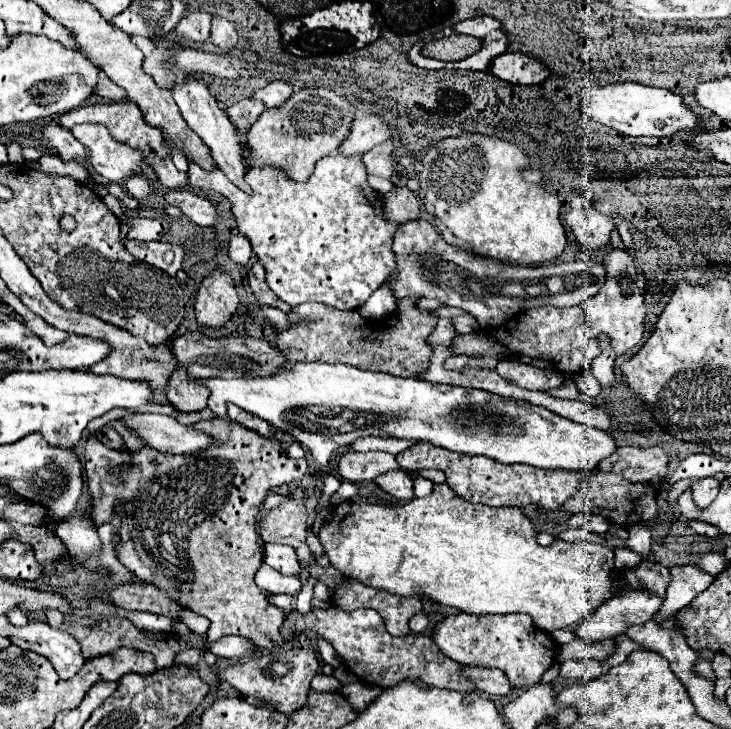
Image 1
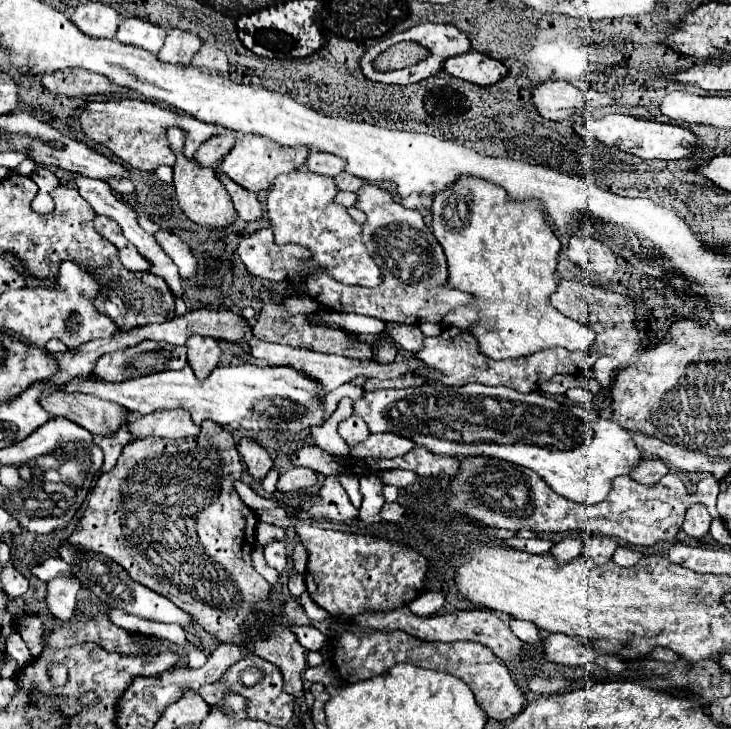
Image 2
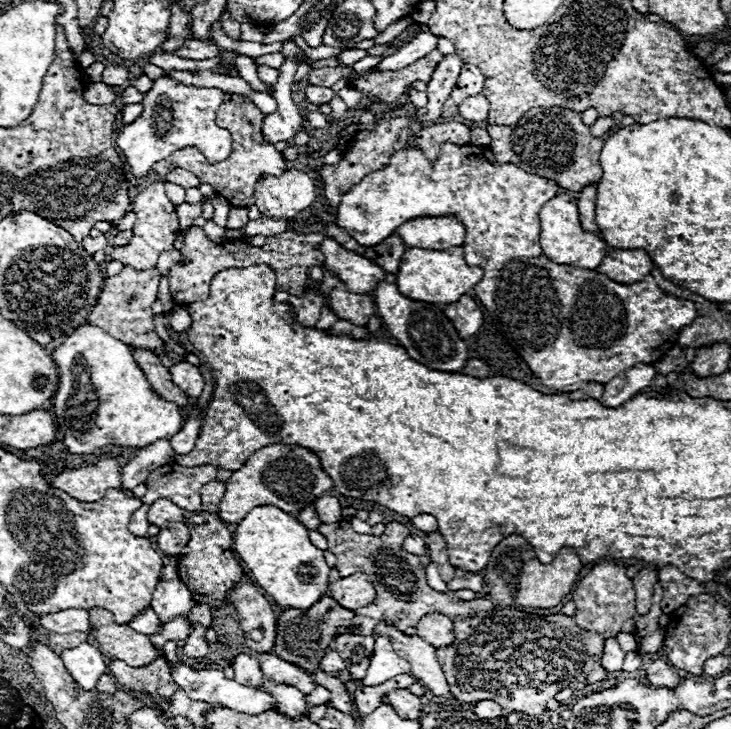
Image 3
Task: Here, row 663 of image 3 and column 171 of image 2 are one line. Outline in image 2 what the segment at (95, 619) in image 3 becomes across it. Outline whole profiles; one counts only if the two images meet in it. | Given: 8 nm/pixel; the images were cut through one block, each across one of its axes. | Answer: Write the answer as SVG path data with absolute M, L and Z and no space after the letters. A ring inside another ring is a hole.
M170 126L166 128L166 138L170 142L172 152L176 154L176 164L174 164L174 188L176 188L176 200L180 204L180 208L184 210L184 214L202 226L208 228L220 228L220 226L228 226L236 222L236 212L230 200L230 194L226 192L226 188L220 184L220 180L216 178L212 168L204 168L200 166L194 158L188 158L184 154L184 142L186 142L186 132L182 128Z

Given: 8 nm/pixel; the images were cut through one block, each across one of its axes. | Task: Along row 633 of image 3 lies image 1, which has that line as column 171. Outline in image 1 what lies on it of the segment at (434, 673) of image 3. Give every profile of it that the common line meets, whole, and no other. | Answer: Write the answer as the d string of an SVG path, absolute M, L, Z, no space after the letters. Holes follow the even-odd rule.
M178 368L172 372L168 382L168 398L170 402L184 412L196 412L206 408L206 400L210 396L208 388L202 388L202 384L196 382L196 378L188 376L184 368Z

